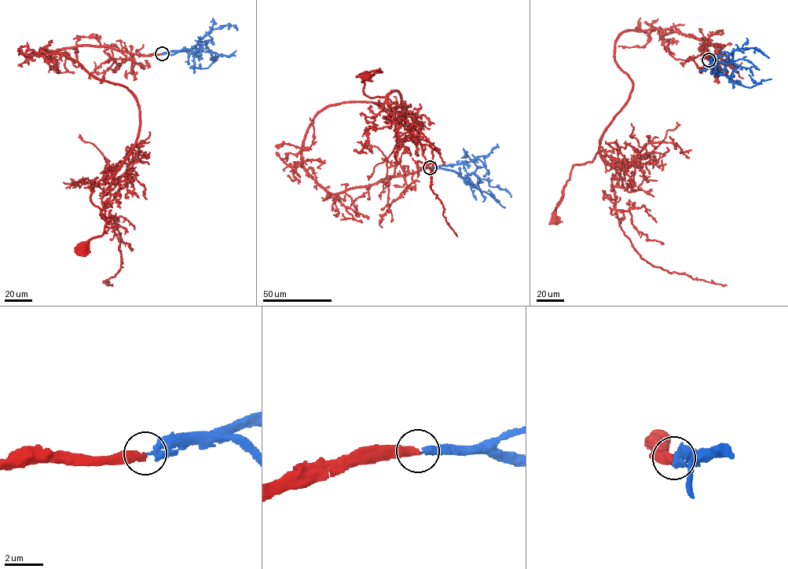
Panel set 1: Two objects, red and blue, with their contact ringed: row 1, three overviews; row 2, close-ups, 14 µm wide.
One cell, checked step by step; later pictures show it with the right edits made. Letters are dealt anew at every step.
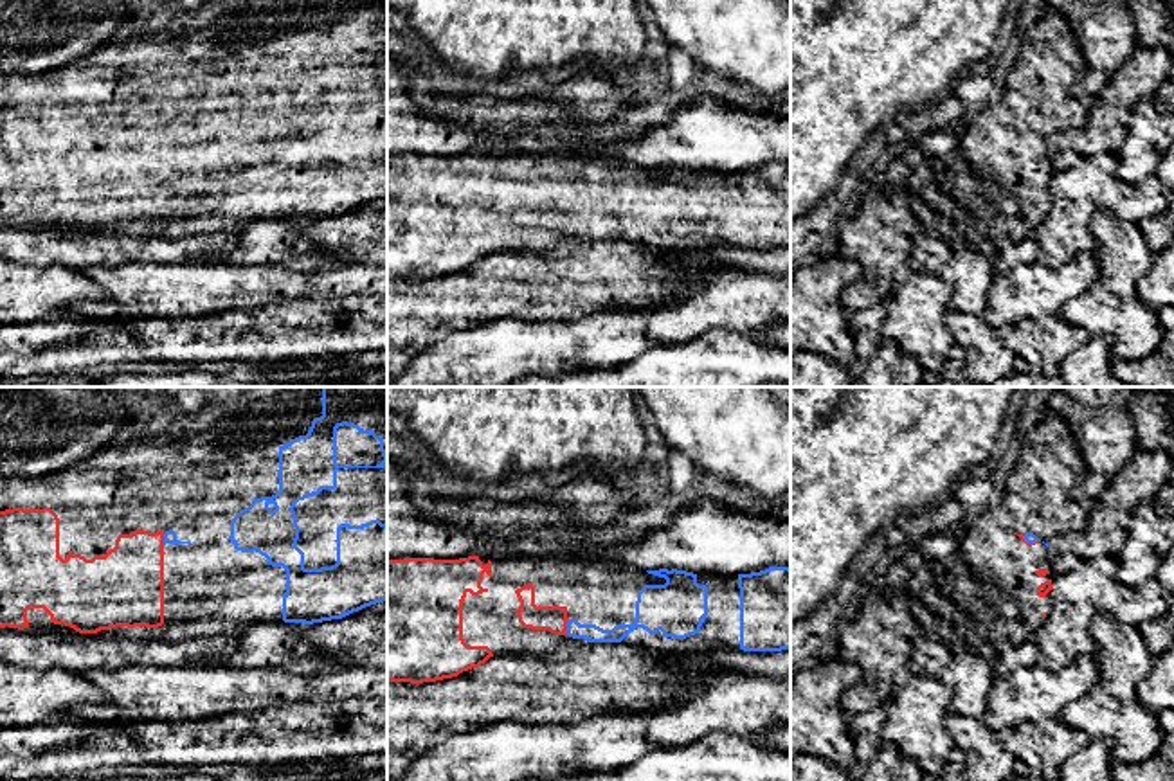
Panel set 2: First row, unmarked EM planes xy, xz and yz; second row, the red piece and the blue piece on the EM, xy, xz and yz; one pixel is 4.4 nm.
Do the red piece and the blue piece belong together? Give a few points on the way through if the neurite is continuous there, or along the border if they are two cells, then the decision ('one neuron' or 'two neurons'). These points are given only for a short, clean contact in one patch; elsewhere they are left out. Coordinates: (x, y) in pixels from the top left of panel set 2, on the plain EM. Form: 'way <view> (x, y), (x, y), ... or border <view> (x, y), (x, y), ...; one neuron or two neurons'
way xz (530, 213), (553, 215), (566, 224), (589, 229); one neuron

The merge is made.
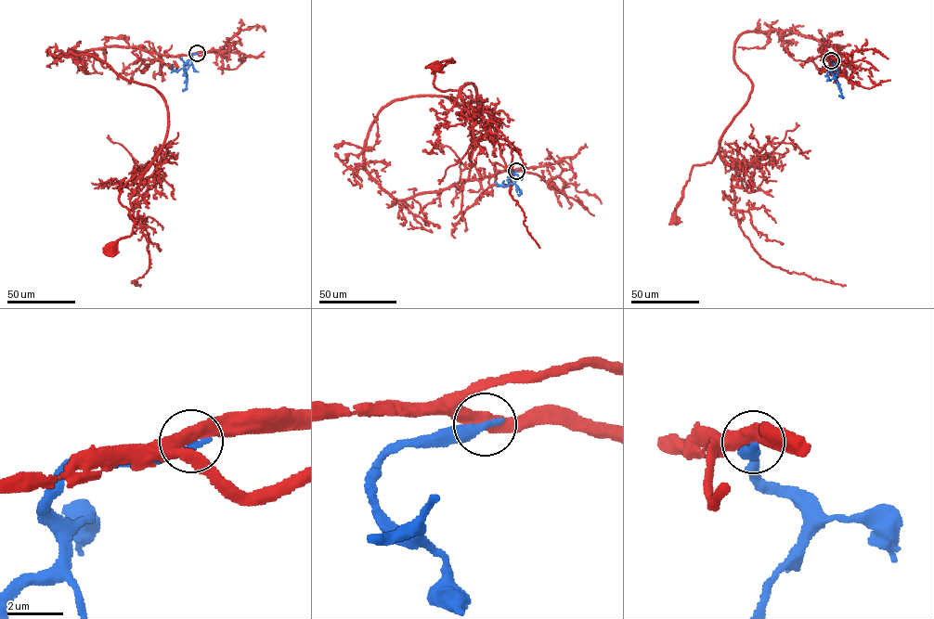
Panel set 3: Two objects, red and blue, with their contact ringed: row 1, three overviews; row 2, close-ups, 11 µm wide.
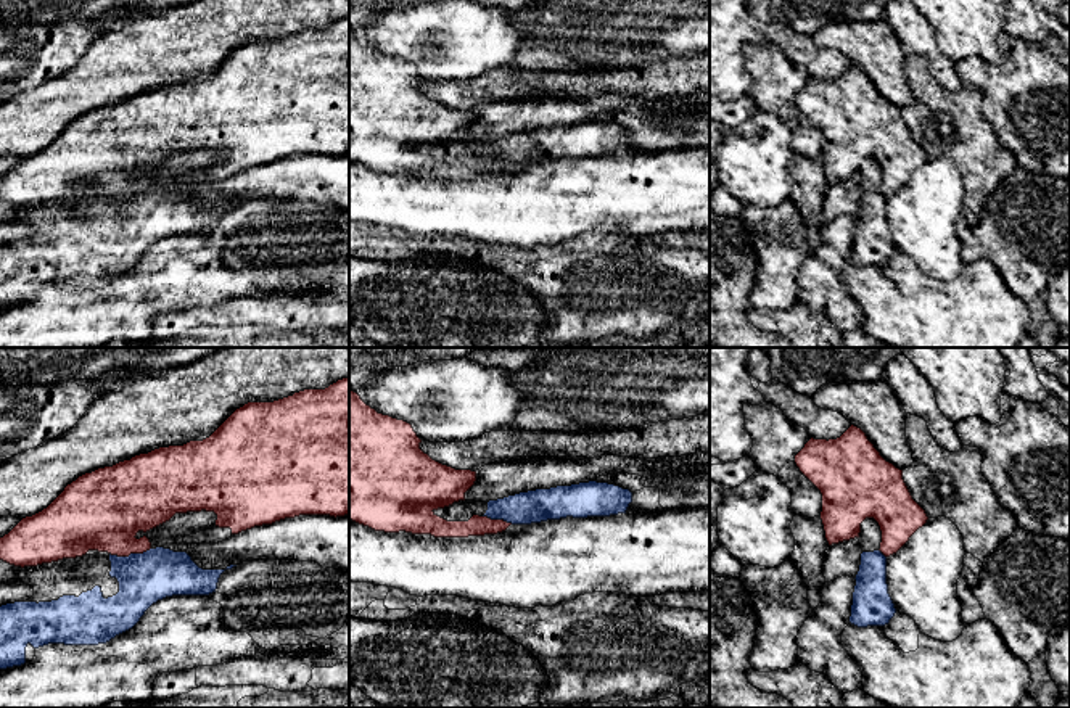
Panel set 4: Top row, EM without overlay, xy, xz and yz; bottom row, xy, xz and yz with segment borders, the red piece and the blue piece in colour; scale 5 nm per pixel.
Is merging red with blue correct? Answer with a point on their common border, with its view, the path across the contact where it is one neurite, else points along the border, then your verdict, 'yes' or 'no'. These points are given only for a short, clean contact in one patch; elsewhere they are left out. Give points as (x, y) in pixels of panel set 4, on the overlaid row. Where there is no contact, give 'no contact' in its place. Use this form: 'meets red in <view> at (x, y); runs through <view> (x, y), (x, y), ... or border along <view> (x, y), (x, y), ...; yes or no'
meets red in xy at (129, 554); no

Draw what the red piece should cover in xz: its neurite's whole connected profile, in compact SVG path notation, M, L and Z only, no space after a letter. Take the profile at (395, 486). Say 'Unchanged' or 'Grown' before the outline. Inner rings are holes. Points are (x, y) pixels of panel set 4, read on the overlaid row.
Unchanged. M349 389L349 520L385 533L468 537L497 534L512 523L473 515L468 521L447 521L434 512L465 500L476 471L455 470L433 460L420 449L422 439L412 425L378 414Z

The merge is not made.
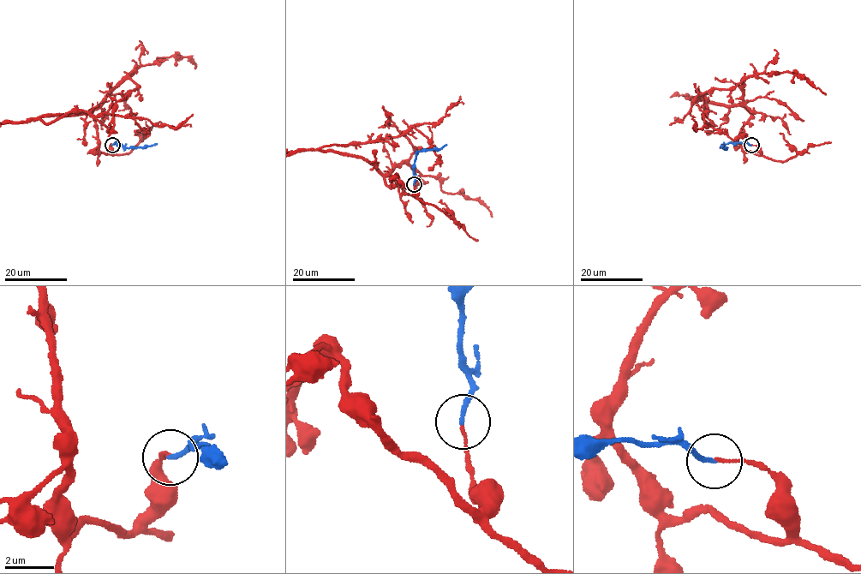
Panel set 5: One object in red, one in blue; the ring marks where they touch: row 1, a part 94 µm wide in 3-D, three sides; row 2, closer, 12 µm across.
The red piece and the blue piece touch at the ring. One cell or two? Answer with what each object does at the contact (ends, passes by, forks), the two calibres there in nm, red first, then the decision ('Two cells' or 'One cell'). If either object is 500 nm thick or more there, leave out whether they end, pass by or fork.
At the ring red ends. At the ring blue ends. Thickness 120 nm (red) against 190 nm. Two cells

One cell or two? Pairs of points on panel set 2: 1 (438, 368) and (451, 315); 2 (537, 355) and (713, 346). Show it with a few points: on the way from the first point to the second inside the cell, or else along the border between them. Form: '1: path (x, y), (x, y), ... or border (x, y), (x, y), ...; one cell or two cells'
1: border (485, 321), (440, 339), (411, 362); two cells
2: border (645, 348), (607, 368); two cells

